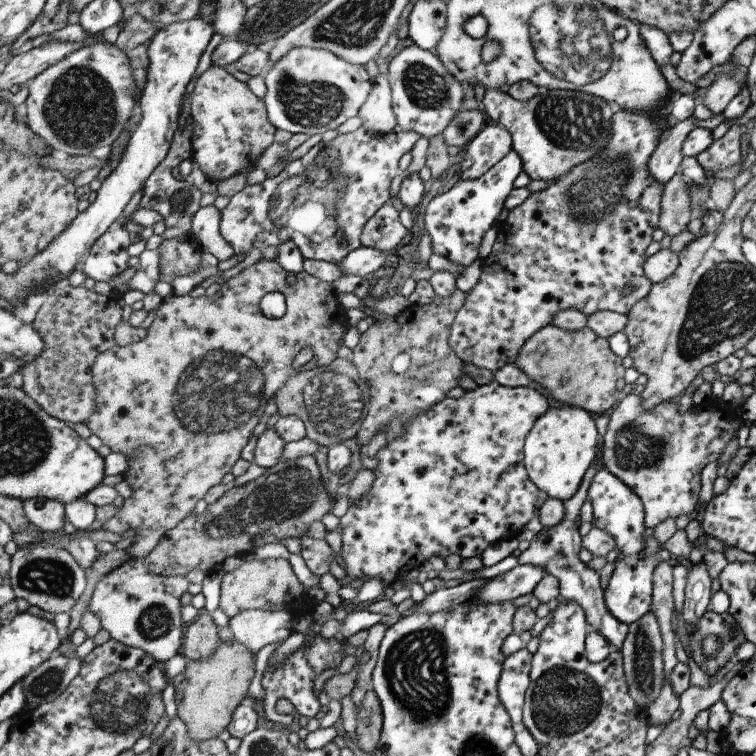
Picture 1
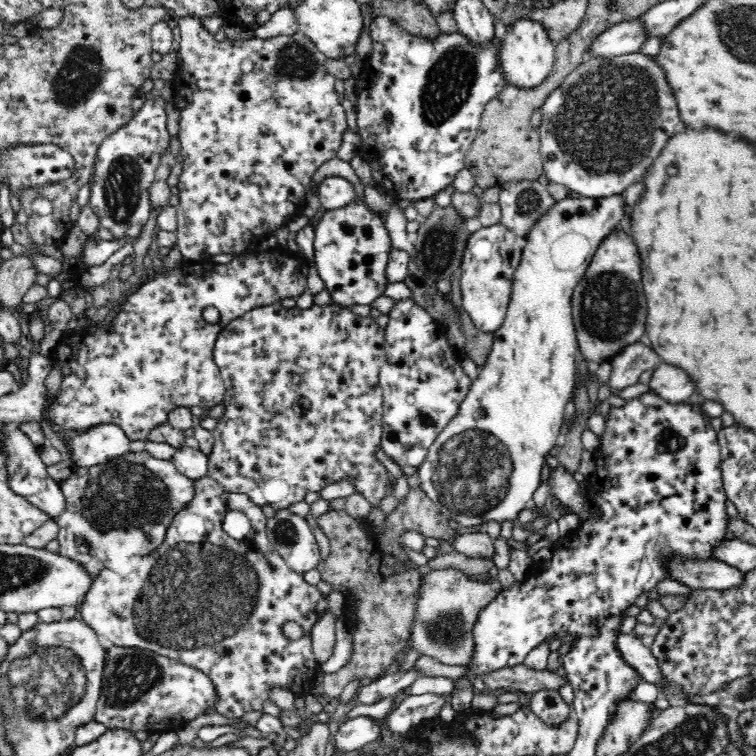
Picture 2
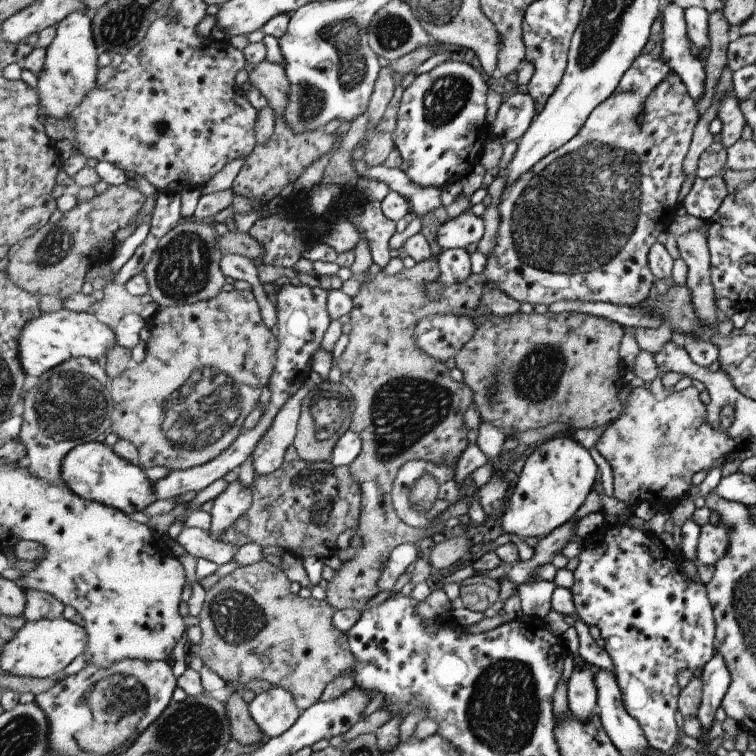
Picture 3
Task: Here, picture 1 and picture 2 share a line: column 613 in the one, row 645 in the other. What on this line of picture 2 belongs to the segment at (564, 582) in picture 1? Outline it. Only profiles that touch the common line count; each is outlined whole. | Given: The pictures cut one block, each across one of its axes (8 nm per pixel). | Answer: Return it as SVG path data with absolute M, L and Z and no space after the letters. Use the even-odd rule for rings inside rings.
M620 633L615 642L616 649L621 653L624 662L639 672L644 681L656 685L656 682L660 680L660 673L658 673L656 658L651 654L650 647L632 633Z

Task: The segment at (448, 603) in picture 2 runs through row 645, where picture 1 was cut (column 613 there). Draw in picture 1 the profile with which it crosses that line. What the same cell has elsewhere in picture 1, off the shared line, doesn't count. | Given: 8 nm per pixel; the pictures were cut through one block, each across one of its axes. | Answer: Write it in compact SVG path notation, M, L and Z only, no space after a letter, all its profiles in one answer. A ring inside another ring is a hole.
M627 393L610 415L608 430L604 435L606 468L633 488L641 498L648 528L656 529L659 524L672 517L676 519L681 515L691 515L691 510L697 504L697 492L700 490L699 472L702 472L707 464L719 459L719 454L735 432L733 418L723 416L719 407L719 403L717 406L713 403L709 406L704 403L701 406L692 404L686 412L681 412L675 402L663 402L655 409L645 409L641 396Z

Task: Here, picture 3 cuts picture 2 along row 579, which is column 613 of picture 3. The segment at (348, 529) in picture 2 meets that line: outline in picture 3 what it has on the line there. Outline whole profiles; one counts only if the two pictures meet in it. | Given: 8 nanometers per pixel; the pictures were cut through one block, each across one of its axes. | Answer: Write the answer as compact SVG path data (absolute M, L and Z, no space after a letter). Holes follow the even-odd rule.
M549 311L545 314L523 314L517 312L510 316L496 316L492 313L488 314L489 318L481 324L473 336L456 358L456 367L463 374L463 382L467 384L474 393L474 406L482 419L507 435L515 434L515 432L525 432L529 429L543 428L547 424L553 422L564 423L575 429L594 429L601 426L611 425L615 423L623 414L625 408L619 402L619 378L621 378L621 356L619 356L619 348L621 348L621 340L625 336L623 326L610 319L603 319L586 313L553 313Z

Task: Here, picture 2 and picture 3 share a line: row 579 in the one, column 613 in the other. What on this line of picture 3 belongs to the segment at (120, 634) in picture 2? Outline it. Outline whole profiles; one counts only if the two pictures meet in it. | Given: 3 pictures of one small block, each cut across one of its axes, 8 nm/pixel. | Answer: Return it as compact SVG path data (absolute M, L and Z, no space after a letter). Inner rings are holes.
M675 72L669 76L645 101L641 100L634 93L620 93L612 95L605 100L592 114L590 119L581 128L578 136L575 136L565 146L556 152L542 159L531 172L525 174L515 185L505 188L501 202L498 206L500 212L500 226L497 232L497 244L494 252L489 256L486 268L482 274L487 286L493 289L504 291L511 298L515 298L519 303L545 304L551 306L558 301L590 301L605 302L615 305L638 306L642 301L649 298L656 277L651 271L648 255L651 248L657 243L657 236L667 231L671 222L677 218L679 202L679 192L683 188L686 173L684 170L687 150L692 137L692 131L697 126L699 112L696 104L691 101L687 93L686 82ZM645 105L647 113L641 113L640 109Z

